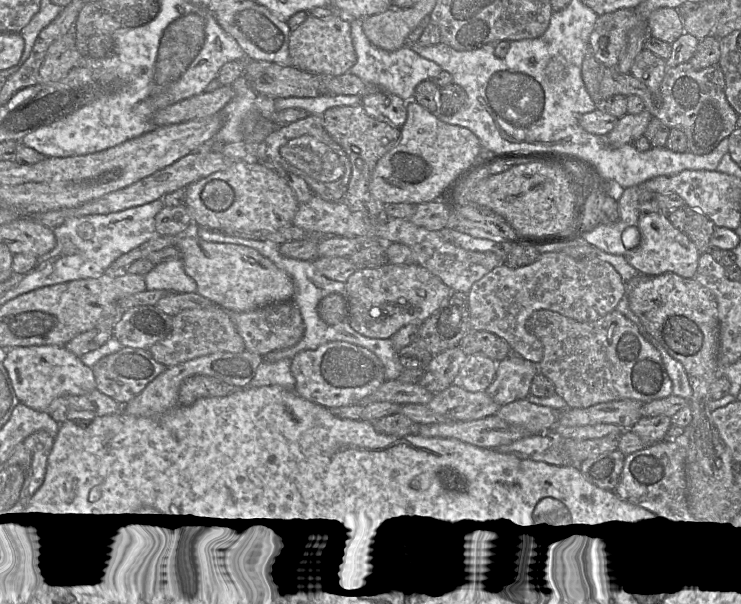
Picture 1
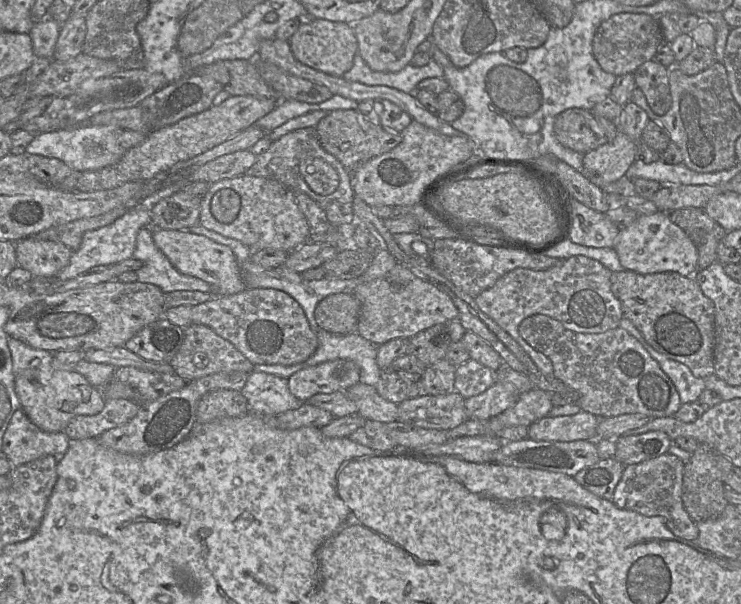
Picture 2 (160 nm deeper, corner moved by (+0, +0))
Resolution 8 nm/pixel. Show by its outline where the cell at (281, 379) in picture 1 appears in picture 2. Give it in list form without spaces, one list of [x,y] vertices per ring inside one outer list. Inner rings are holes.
[[[253,370],[240,391],[250,411],[269,418],[296,409],[303,403],[290,392],[287,378],[265,372]]]

